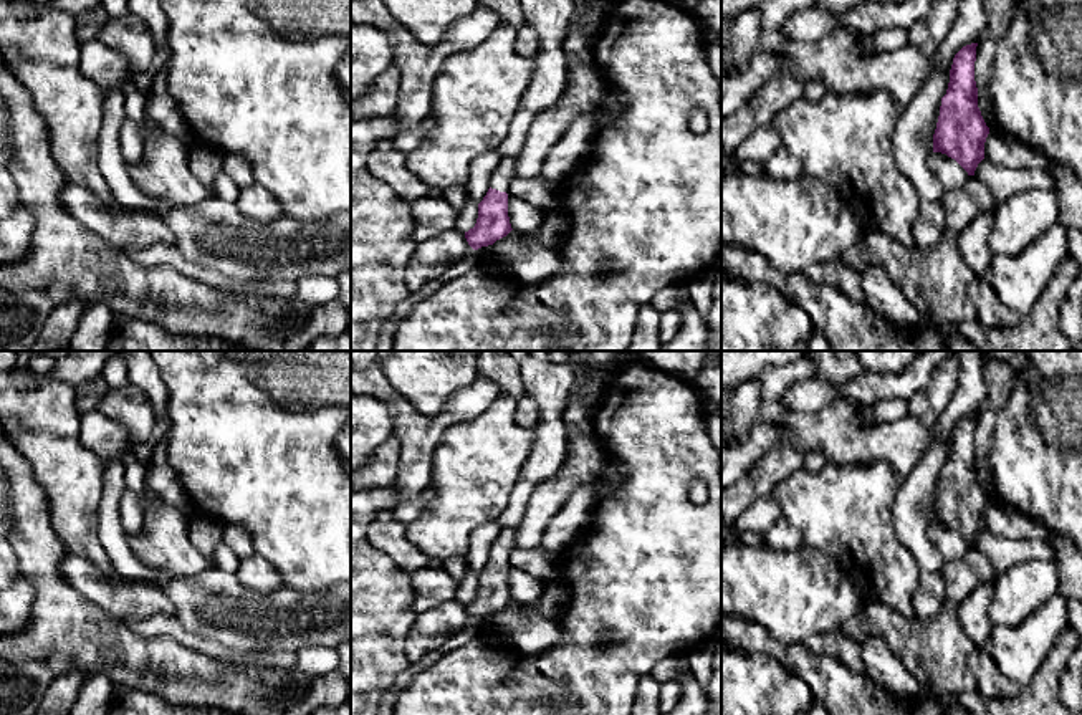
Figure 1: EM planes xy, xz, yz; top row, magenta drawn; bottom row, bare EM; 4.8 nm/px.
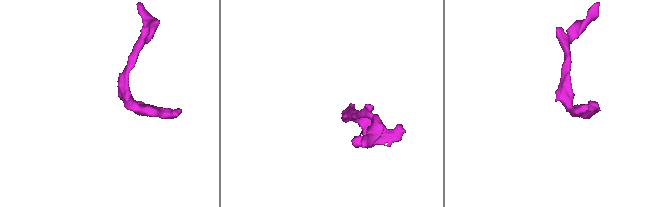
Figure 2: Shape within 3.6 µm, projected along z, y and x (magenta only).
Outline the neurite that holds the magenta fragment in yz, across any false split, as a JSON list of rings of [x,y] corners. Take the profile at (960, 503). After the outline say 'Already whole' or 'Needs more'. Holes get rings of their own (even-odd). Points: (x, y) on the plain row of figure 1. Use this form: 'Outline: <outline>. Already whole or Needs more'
Outline: [[[978,414],[966,415],[953,429],[948,460],[941,468],[933,505],[933,523],[955,530],[968,546],[974,546],[984,530],[984,513],[989,505],[978,478],[976,417]]]. Already whole

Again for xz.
Outline: [[[503,528],[490,548],[490,559],[478,574],[478,589],[465,609],[473,621],[493,616],[513,599],[508,588],[510,556],[516,548],[516,528]]]. Needs more

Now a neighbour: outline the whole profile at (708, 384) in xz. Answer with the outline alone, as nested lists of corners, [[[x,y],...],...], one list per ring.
[[[701,369],[695,376],[692,384],[695,386],[701,401],[706,405],[720,405],[721,404],[721,374],[718,371],[710,372],[708,369]]]

